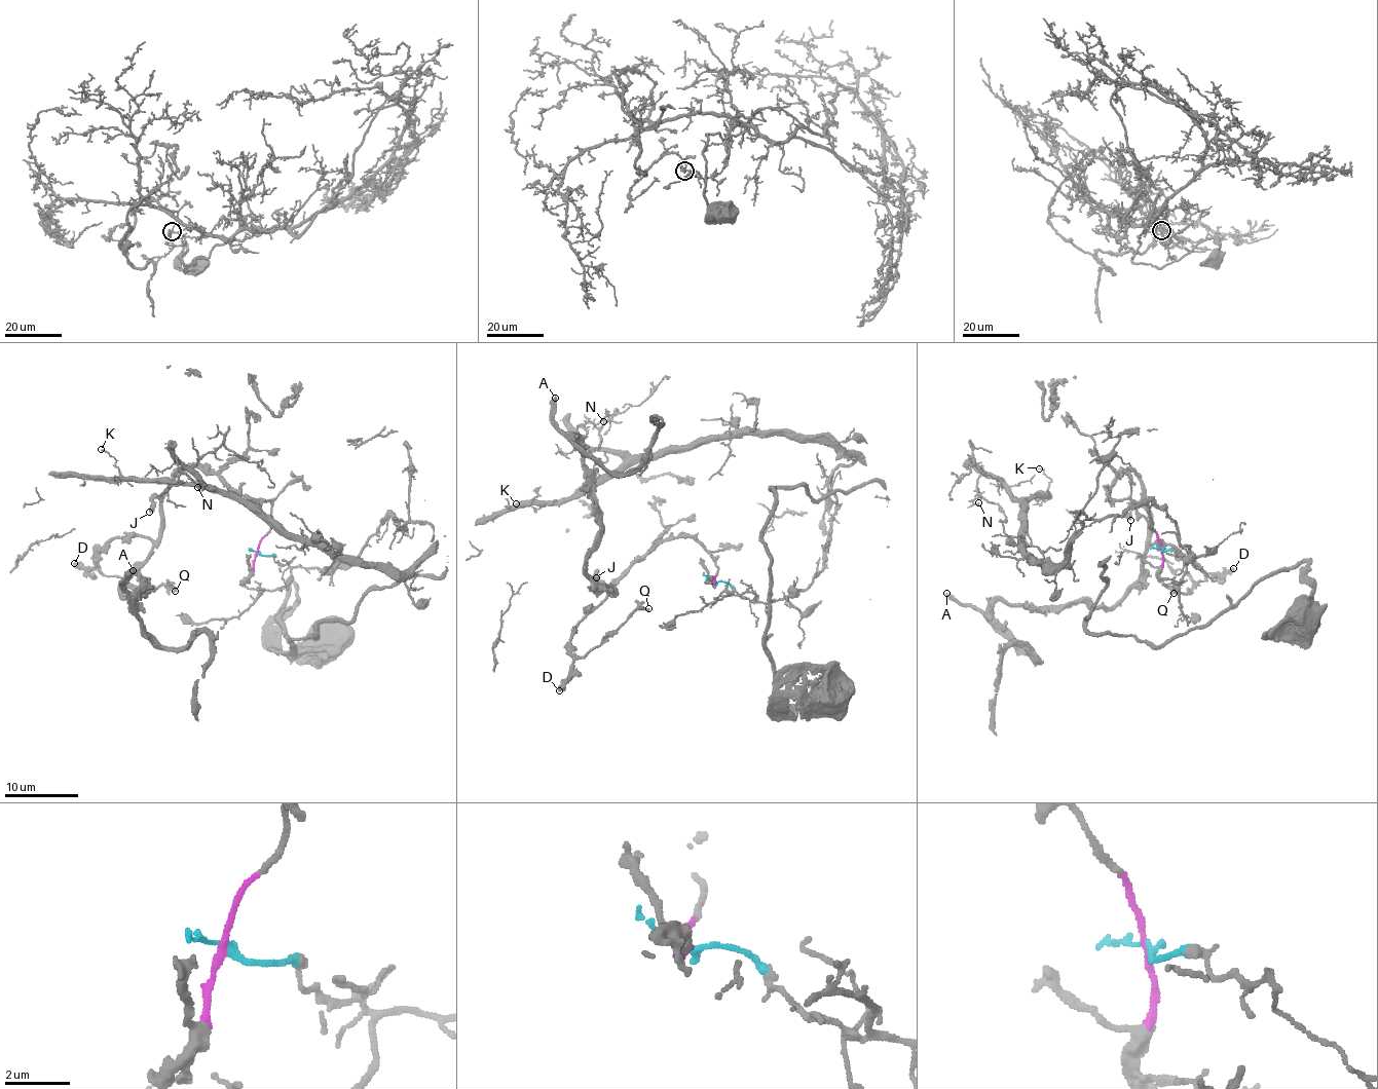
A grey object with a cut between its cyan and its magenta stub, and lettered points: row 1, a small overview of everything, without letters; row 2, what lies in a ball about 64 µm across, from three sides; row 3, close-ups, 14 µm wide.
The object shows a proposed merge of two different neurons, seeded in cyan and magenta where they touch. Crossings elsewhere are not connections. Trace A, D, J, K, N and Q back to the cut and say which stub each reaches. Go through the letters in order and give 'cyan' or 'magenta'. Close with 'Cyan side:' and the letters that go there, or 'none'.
A: magenta
D: magenta
J: magenta
K: cyan
N: cyan
Q: magenta
Cyan side: K, N

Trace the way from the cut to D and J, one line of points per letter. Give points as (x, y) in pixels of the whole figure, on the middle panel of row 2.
D: (714, 581), (718, 570), (712, 555), (691, 536), (667, 537), (579, 624), (570, 639), (572, 671), (558, 691)
J: (714, 581), (718, 570), (712, 555), (691, 536), (667, 537), (613, 587), (604, 586), (597, 578)

